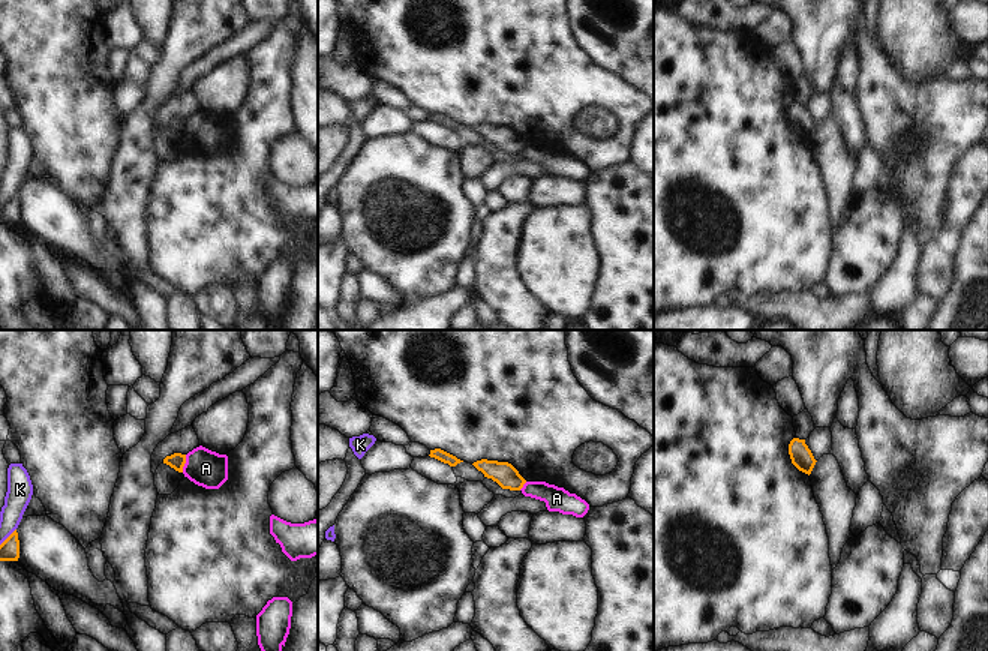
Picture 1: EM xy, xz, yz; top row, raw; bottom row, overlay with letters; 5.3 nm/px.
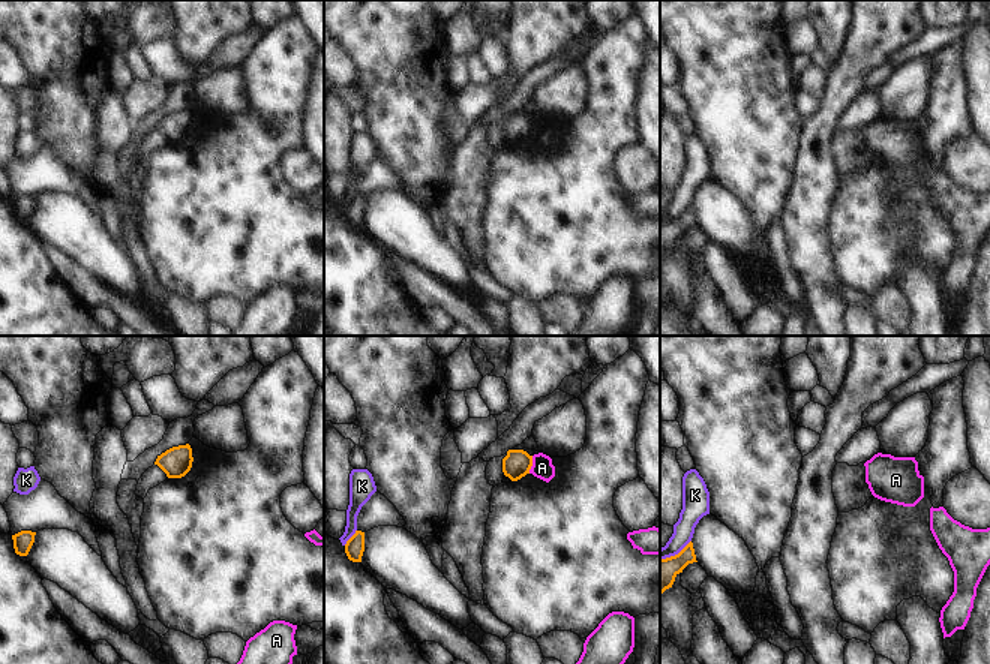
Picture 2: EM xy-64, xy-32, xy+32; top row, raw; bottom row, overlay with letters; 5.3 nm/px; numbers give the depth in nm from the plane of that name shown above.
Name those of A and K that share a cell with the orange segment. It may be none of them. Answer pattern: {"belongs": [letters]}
{"belongs": []}

